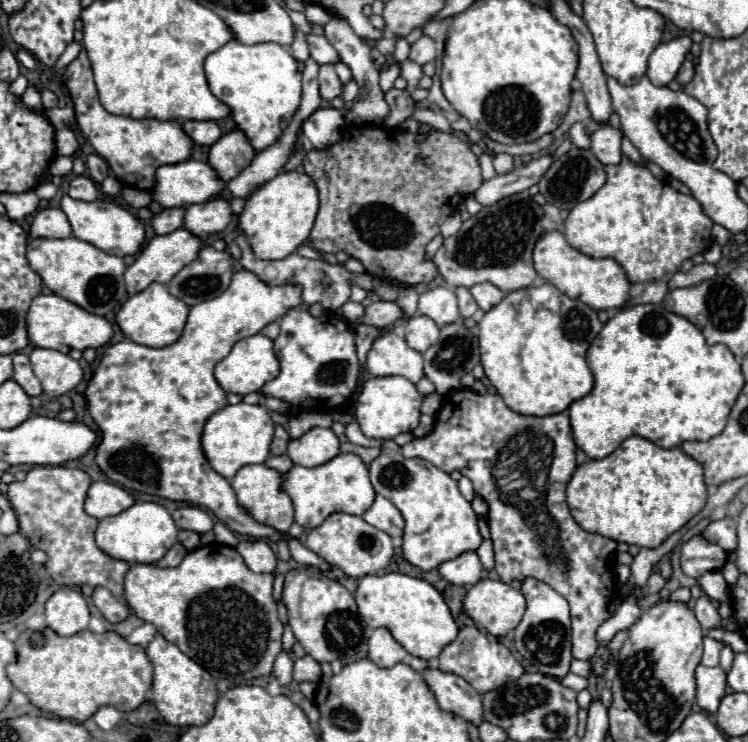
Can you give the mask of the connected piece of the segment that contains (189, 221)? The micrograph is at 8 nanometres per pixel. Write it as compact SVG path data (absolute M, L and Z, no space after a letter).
M224 198L208 200L204 204L192 204L184 214L184 228L196 238L206 240L212 234L222 232L232 220L230 204Z

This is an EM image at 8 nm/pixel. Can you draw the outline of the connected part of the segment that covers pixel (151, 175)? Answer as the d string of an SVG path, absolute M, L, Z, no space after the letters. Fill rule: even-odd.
M80 50L78 58L66 68L64 80L74 100L76 124L80 132L84 134L84 138L90 140L96 154L100 154L108 162L114 176L122 184L128 184L138 190L152 190L156 184L156 170L160 166L180 164L192 156L194 144L192 140L188 140L188 136L184 136L184 130L176 120L168 120L168 122L160 122L156 119L135 120L110 114L100 104L96 84L94 84L92 64L84 50Z

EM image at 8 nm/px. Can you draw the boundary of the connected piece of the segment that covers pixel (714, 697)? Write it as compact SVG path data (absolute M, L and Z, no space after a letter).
M700 664L696 668L696 684L696 704L706 712L716 712L720 700L724 698L726 672L720 666L708 668Z

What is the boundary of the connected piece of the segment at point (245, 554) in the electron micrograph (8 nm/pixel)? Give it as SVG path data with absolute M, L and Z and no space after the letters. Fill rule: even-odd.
M246 540L236 546L240 556L244 558L246 566L252 572L274 572L276 568L276 554L264 540Z

